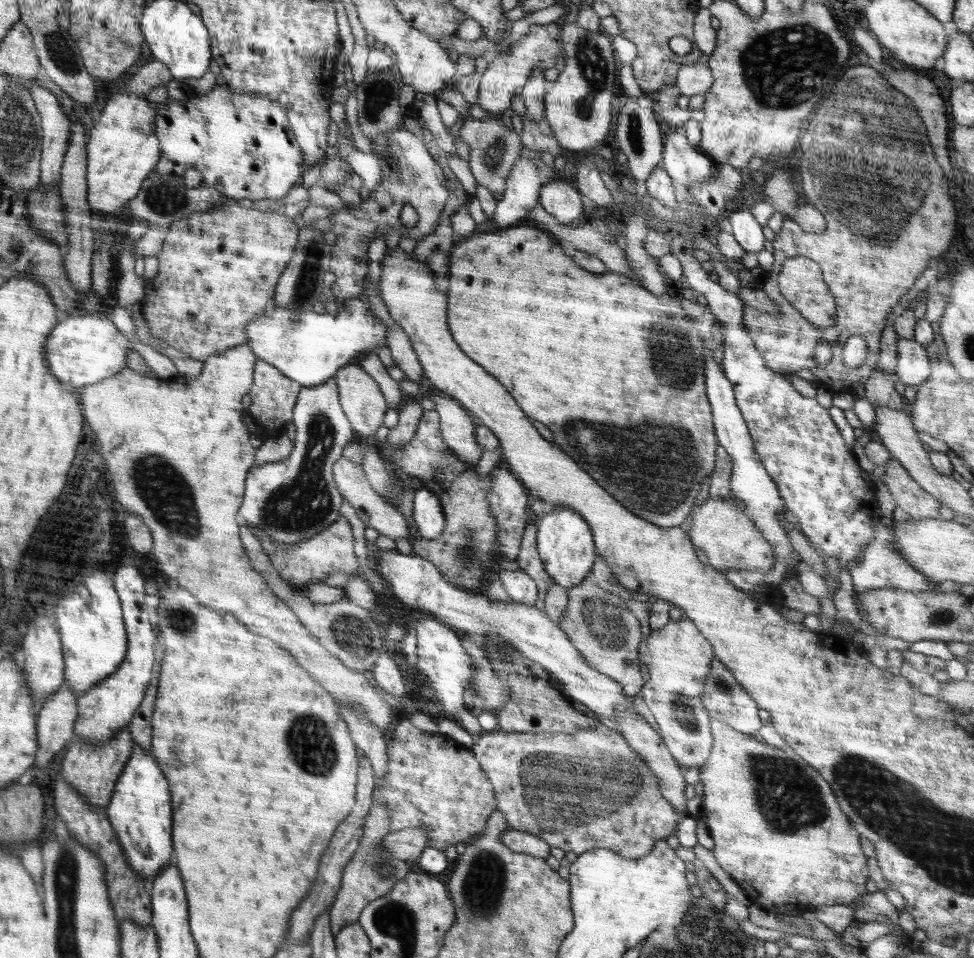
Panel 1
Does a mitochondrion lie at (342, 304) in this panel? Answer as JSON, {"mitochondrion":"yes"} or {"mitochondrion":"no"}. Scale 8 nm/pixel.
{"mitochondrion":"no"}

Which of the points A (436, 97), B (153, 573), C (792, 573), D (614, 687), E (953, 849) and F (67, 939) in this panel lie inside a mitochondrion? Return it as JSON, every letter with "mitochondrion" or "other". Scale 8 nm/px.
{"A":"other","B":"other","C":"other","D":"other","E":"mitochondrion","F":"mitochondrion"}

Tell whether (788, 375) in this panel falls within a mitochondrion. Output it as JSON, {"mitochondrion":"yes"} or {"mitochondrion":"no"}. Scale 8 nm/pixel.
{"mitochondrion":"no"}

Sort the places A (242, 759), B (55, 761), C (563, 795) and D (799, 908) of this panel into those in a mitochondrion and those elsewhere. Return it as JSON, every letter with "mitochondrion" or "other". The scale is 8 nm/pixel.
{"A":"other","B":"other","C":"mitochondrion","D":"other"}

